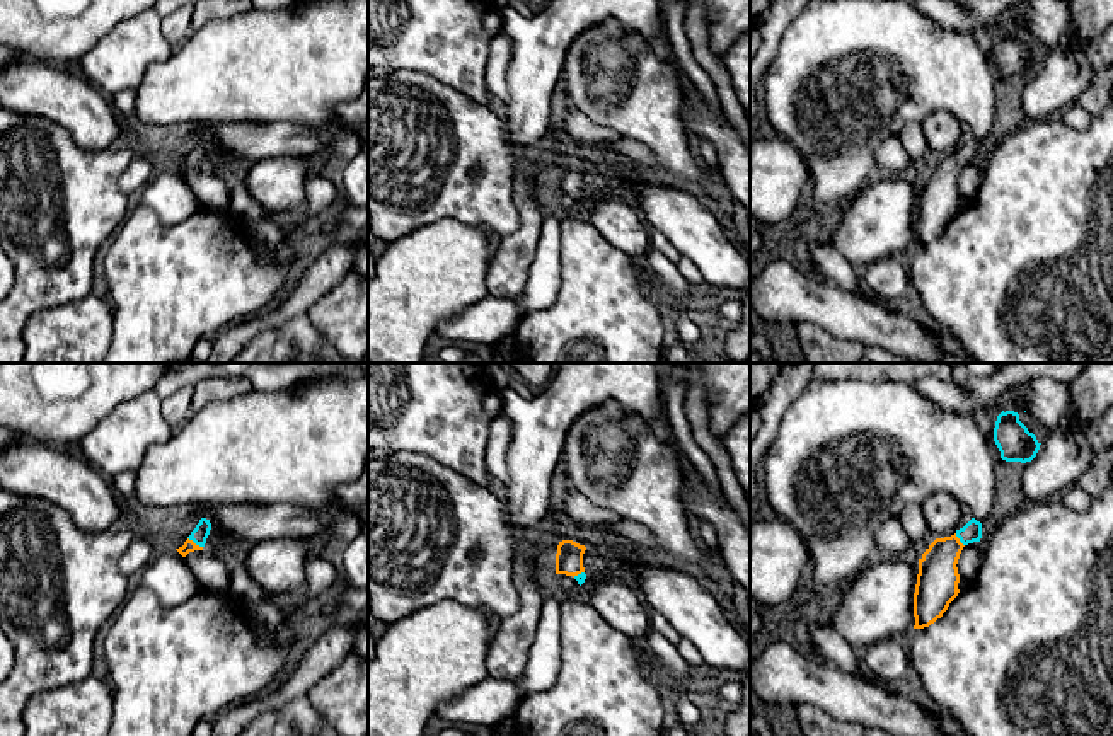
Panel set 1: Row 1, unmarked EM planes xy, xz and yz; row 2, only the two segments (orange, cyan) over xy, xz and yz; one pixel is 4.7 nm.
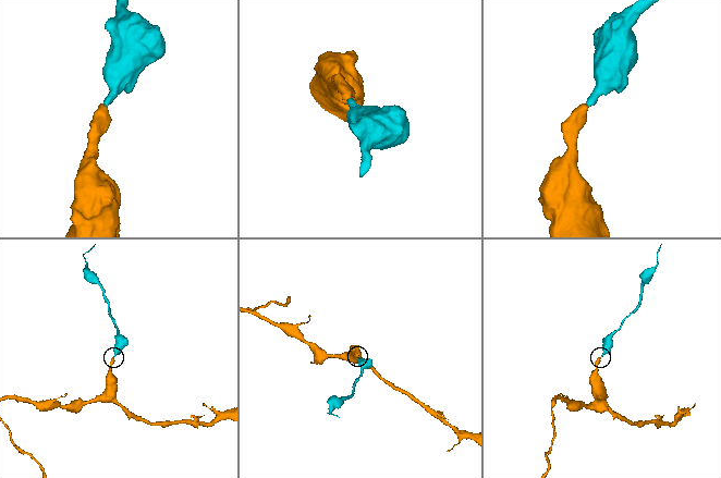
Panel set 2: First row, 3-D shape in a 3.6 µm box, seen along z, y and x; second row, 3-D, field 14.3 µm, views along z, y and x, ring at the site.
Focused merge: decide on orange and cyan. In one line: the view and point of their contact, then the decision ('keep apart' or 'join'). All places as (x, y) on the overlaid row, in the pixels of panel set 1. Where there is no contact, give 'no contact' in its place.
meets orange in xy at (193, 542); join

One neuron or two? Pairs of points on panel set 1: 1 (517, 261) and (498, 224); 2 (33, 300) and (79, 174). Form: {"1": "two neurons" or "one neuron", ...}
{"1": "two neurons", "2": "one neuron"}

